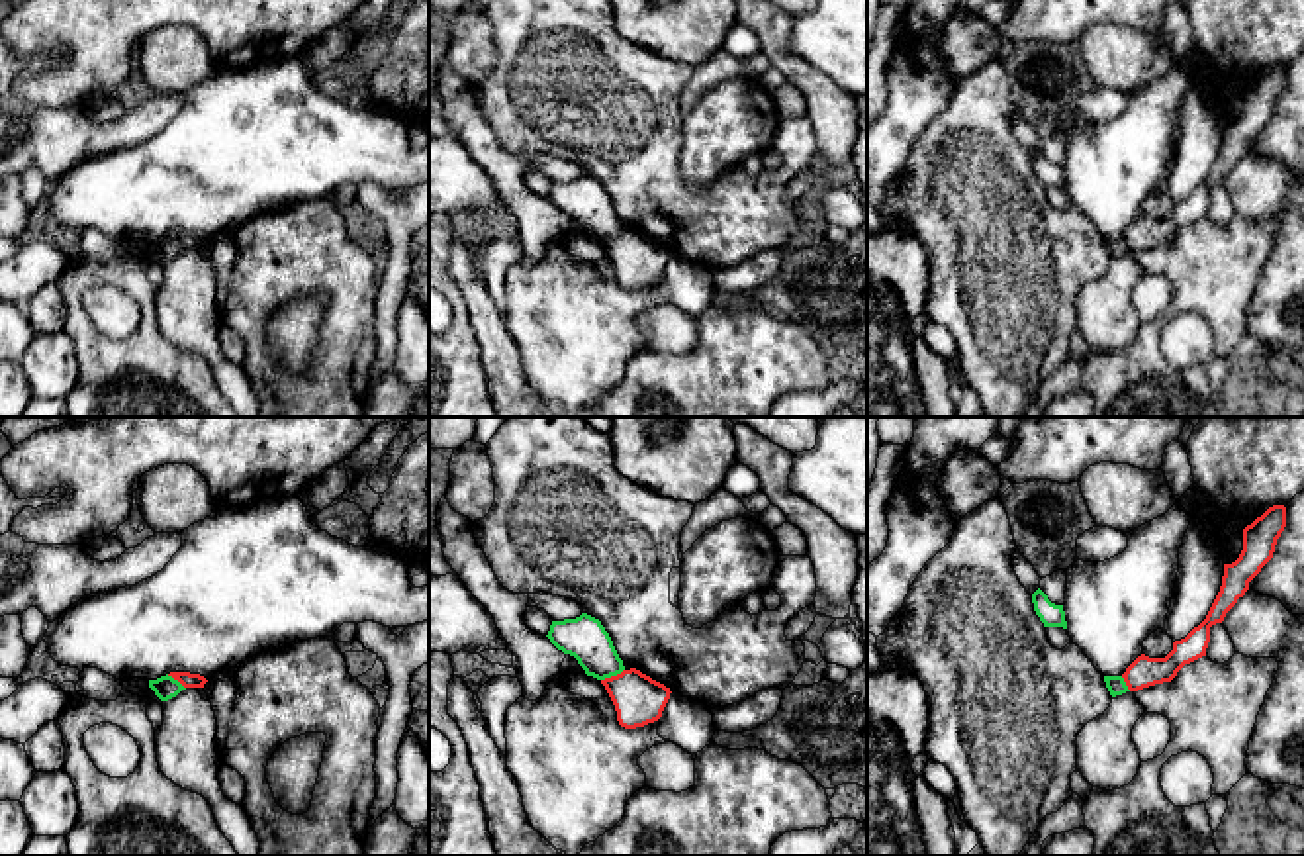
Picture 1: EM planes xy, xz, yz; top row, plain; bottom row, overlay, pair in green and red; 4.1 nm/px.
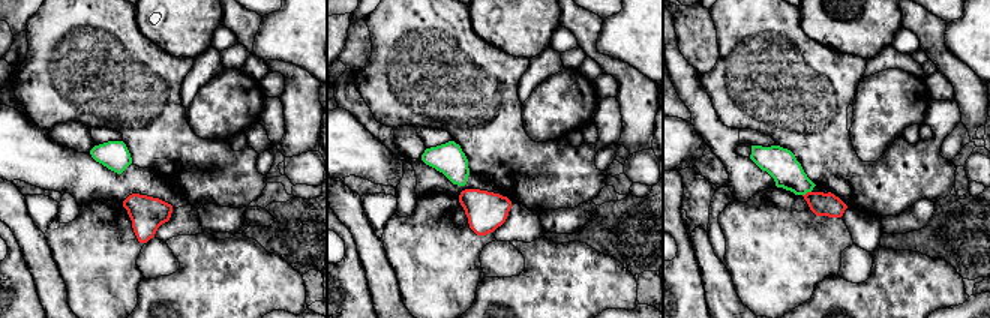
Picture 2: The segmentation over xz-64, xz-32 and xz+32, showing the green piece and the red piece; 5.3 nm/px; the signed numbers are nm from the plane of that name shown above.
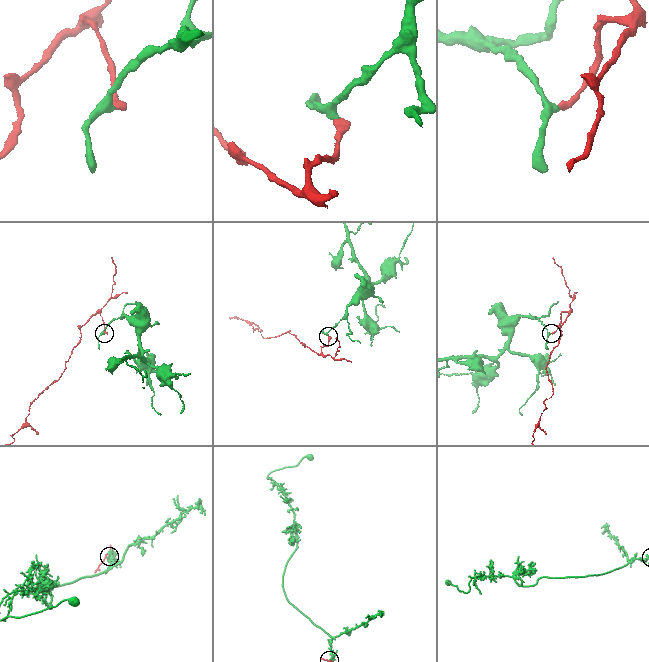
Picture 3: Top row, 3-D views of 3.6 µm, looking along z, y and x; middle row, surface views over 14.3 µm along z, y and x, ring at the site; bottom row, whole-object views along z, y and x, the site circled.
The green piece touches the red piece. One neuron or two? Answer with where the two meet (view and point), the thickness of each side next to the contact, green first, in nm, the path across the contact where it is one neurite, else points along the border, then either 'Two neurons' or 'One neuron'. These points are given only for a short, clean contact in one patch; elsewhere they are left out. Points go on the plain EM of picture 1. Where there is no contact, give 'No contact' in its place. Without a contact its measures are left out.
Touches green at xz (611, 236). Thickness 180 nm (green) against 200 nm. Boundary: xz (623, 230), (602, 241). Two neurons

